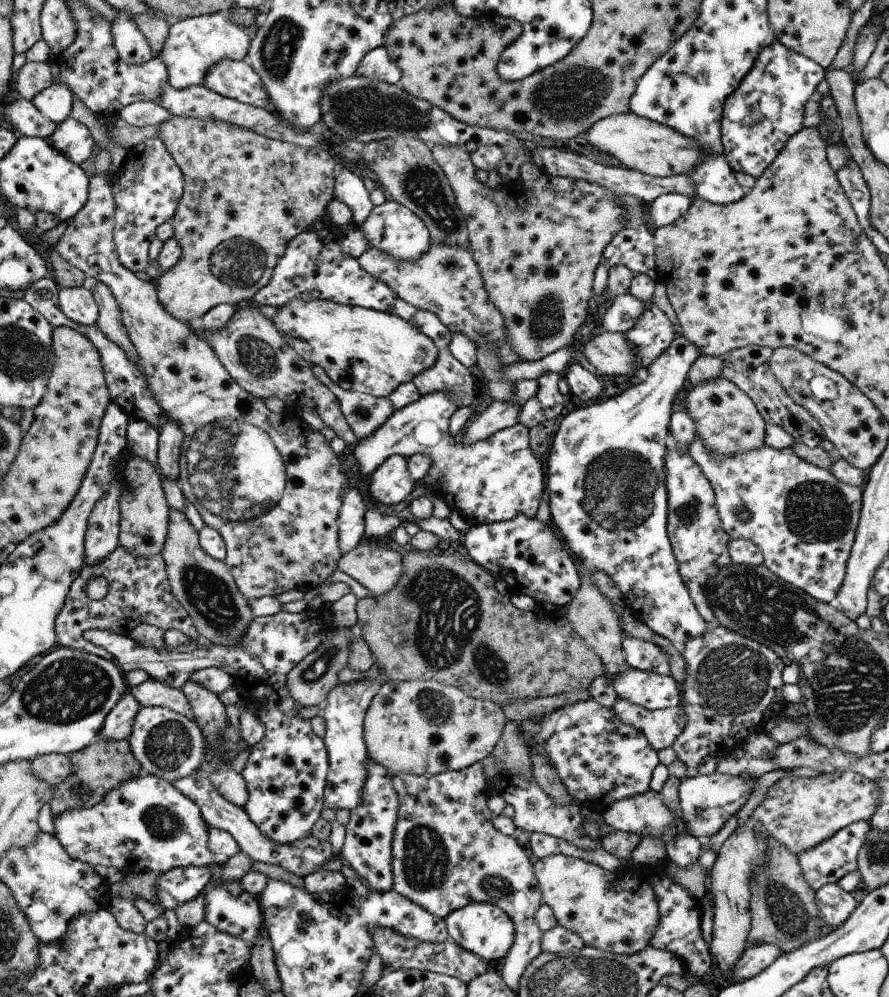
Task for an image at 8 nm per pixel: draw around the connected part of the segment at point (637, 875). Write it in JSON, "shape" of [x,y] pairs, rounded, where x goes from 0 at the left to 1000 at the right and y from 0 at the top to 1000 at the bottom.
{"shape":[[[636,858],[607,861],[601,867],[611,905],[620,910],[628,928],[650,937],[658,949],[692,958],[715,957],[731,948],[731,941],[742,925],[738,897],[731,889],[732,879],[740,871],[681,874]]]}

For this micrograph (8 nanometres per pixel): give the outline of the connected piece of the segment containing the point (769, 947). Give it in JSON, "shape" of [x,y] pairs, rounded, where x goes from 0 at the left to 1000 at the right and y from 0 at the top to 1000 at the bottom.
{"shape":[[[848,947],[840,950],[835,961],[826,967],[823,979],[829,984],[837,984],[862,973],[871,963],[875,963],[882,955],[871,947]]]}

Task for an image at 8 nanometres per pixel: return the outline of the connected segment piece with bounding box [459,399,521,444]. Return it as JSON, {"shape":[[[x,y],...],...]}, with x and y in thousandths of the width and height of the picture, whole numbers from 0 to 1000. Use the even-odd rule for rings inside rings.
{"shape":[[[556,401],[544,413],[540,413],[525,424],[522,435],[516,436],[521,445],[533,445],[583,424],[586,403],[579,401]]]}

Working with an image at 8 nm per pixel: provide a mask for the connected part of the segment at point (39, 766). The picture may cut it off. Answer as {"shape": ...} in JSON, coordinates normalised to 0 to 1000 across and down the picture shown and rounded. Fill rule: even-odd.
{"shape":[[[67,755],[44,758],[36,763],[36,776],[56,788],[64,788],[81,776],[81,762]]]}

